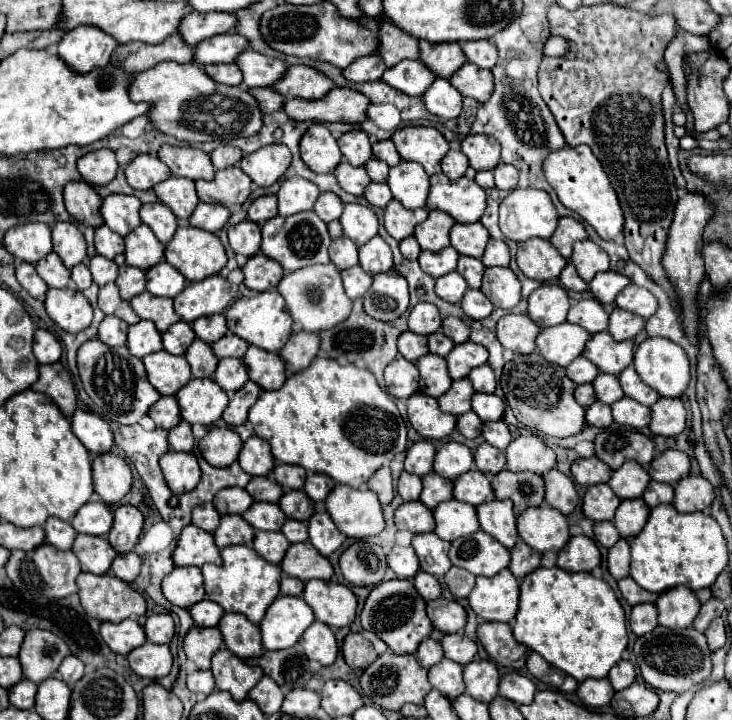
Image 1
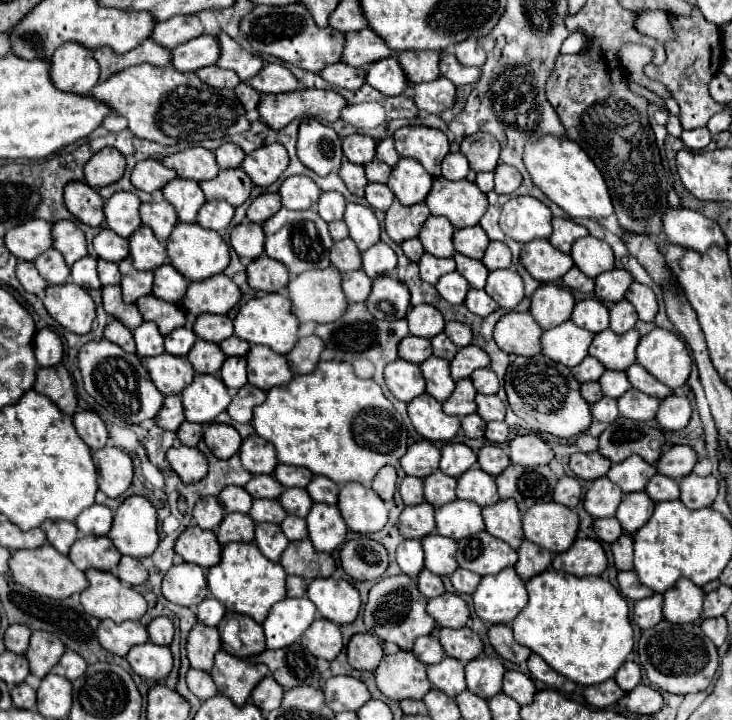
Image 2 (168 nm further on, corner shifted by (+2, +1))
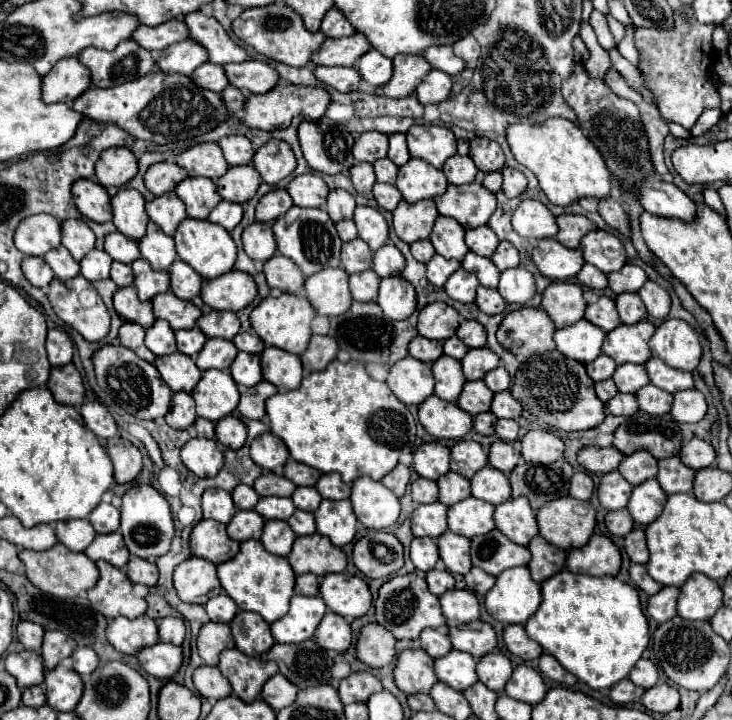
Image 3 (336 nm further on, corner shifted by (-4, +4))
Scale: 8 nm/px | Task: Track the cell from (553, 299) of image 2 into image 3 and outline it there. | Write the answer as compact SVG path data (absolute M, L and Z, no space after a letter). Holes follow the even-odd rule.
M554 282L542 294L542 310L548 312L556 328L570 326L584 318L586 300L574 282Z

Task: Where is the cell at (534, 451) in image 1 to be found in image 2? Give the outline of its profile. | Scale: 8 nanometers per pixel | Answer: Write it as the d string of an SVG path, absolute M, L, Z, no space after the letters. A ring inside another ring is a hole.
M518 435L510 441L508 457L514 465L522 467L536 467L536 465L548 465L554 457L554 451L548 443L544 443L538 435Z

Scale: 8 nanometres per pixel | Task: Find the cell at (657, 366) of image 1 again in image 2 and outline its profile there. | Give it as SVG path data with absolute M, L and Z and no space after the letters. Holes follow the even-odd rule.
M656 327L640 339L636 349L636 363L642 365L660 383L680 393L688 381L692 357L686 343L676 333Z

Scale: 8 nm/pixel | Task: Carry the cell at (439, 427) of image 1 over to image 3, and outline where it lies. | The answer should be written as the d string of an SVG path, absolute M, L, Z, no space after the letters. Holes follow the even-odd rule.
M438 396L426 398L418 408L420 424L428 434L442 440L460 440L472 428L472 416L460 410L454 402L440 400Z

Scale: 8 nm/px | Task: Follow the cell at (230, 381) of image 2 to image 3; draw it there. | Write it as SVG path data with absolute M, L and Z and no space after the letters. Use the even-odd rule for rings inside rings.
M240 352L236 356L236 360L232 362L232 366L230 366L230 374L240 386L248 386L248 388L256 386L258 382L262 382L260 356L248 354L248 352Z

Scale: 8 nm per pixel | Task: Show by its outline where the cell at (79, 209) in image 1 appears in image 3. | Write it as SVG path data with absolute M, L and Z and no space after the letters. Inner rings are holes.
M78 180L72 186L72 198L80 214L94 222L108 222L112 220L110 210L110 196L104 186L94 180Z

